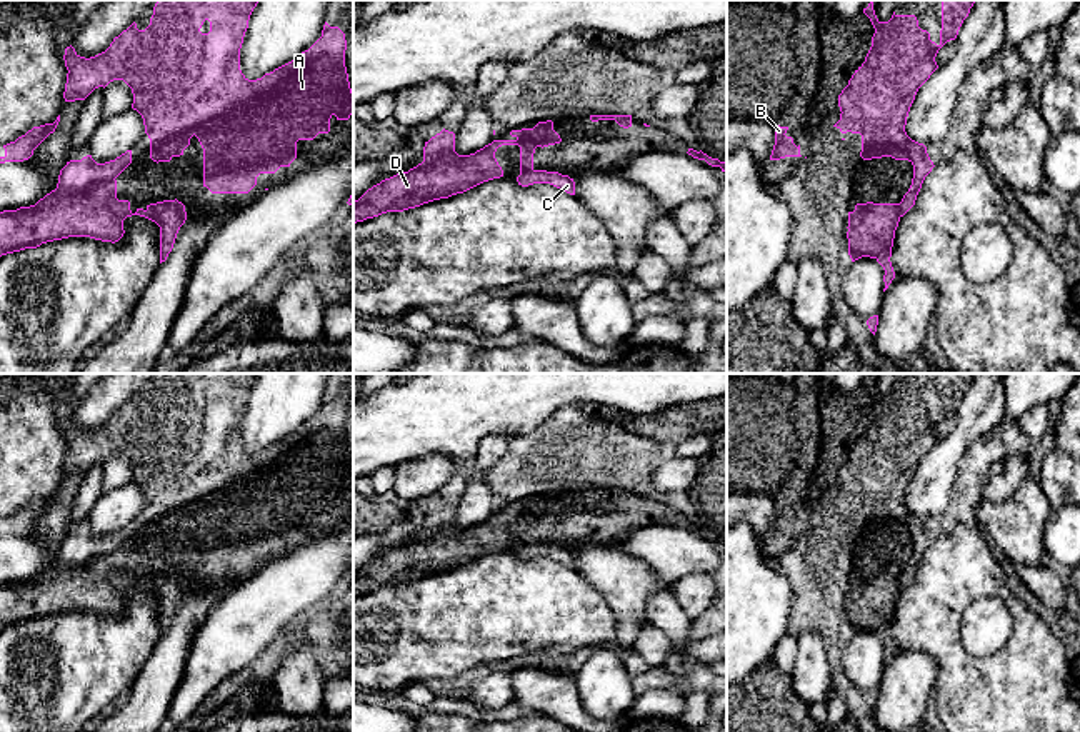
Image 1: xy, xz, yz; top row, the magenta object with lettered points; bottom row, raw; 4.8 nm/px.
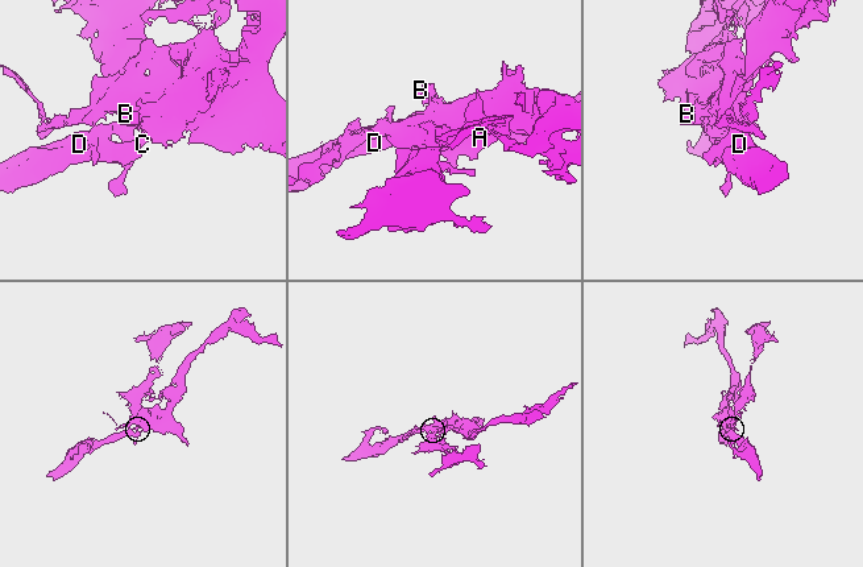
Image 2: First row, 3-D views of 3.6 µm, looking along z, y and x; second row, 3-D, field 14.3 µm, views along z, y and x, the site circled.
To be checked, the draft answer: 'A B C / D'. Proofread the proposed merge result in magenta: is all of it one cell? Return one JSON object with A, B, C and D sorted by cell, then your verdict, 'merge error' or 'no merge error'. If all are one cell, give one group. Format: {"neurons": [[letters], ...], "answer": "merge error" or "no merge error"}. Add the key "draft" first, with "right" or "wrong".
{"draft": "wrong", "neurons": [["A", "B", "C", "D"]], "answer": "no merge error"}

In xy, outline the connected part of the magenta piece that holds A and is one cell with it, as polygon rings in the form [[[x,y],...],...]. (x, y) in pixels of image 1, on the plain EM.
[[[157,374],[150,399],[138,404],[133,395],[113,412],[110,420],[90,432],[80,430],[70,419],[65,422],[65,475],[85,474],[95,462],[123,454],[133,467],[137,484],[150,512],[150,532],[170,535],[183,529],[195,509],[203,522],[203,560],[212,567],[248,567],[260,547],[275,547],[297,532],[297,515],[313,514],[330,505],[330,492],[348,494],[353,487],[353,465],[345,440],[347,414],[338,400],[327,395],[322,410],[292,435],[248,454],[240,444],[240,422],[248,394],[258,374]]]

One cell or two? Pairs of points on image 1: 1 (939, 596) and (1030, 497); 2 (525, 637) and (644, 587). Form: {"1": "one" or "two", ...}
{"1": "two", "2": "two"}

